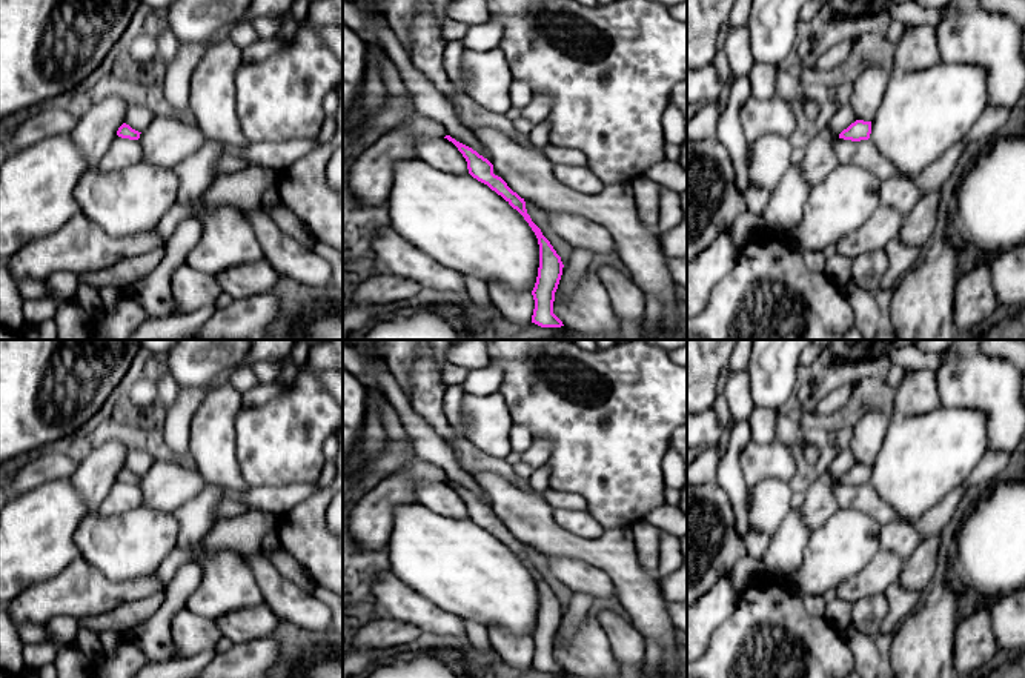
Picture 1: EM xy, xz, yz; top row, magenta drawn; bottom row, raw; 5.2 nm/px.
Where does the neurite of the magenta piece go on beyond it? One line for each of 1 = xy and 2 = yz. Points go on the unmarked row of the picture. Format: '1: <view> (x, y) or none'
1: none
2: none

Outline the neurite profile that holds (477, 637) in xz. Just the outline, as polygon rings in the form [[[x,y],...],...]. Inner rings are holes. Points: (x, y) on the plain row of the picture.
[[[463,620],[466,627],[466,643],[470,652],[486,660],[495,660],[495,650],[492,647],[487,627],[475,623],[473,620]]]

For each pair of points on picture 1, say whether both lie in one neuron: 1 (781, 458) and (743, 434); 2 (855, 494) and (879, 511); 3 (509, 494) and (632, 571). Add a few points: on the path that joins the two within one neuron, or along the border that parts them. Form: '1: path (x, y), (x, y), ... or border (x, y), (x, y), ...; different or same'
1: border (750, 440), (739, 455), (743, 477); different
2: path (861, 498), (873, 505); same
3: path (540, 525), (558, 543), (601, 552); same

